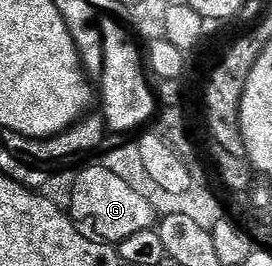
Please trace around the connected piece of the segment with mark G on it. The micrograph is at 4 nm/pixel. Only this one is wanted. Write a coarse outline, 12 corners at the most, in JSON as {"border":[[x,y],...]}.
{"border":[[100,164],[75,177],[68,213],[106,244],[151,229],[156,207]]}

